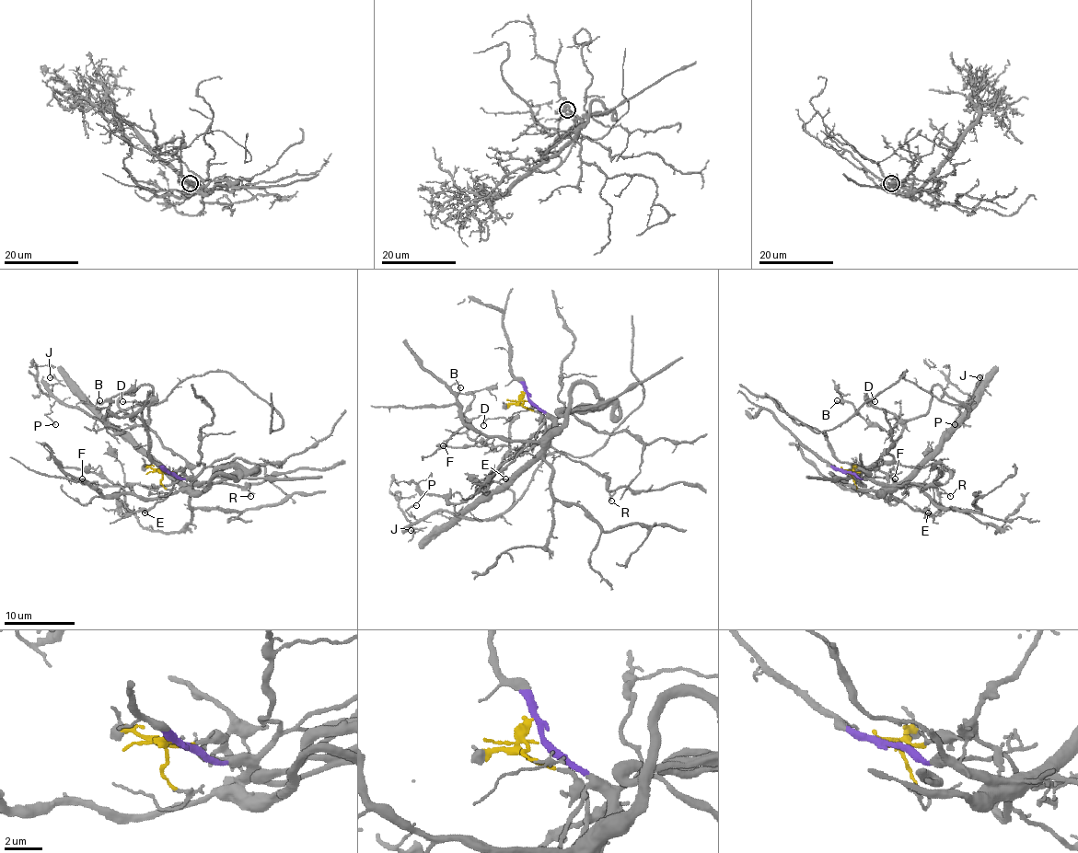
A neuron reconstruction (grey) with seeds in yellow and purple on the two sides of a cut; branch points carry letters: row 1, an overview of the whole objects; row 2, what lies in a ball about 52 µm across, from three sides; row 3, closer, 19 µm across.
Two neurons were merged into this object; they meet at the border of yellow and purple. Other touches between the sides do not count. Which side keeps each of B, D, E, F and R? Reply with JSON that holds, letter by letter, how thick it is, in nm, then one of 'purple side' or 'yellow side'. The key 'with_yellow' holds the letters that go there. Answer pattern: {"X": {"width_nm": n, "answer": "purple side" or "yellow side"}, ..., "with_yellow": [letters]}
{"B": {"width_nm": 140, "answer": "yellow side"}, "D": {"width_nm": 90, "answer": "yellow side"}, "E": {"width_nm": 130, "answer": "purple side"}, "F": {"width_nm": 160, "answer": "purple side"}, "R": {"width_nm": 80, "answer": "purple side"}, "with_yellow": ["B", "D"]}

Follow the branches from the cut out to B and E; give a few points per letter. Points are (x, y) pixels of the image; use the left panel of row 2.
B: (167, 472), (180, 472), (186, 463), (149, 426), (110, 434), (103, 417), (111, 401), (99, 401)
E: (167, 472), (174, 472), (180, 478), (190, 478), (191, 482), (153, 507), (142, 509), (145, 512)

